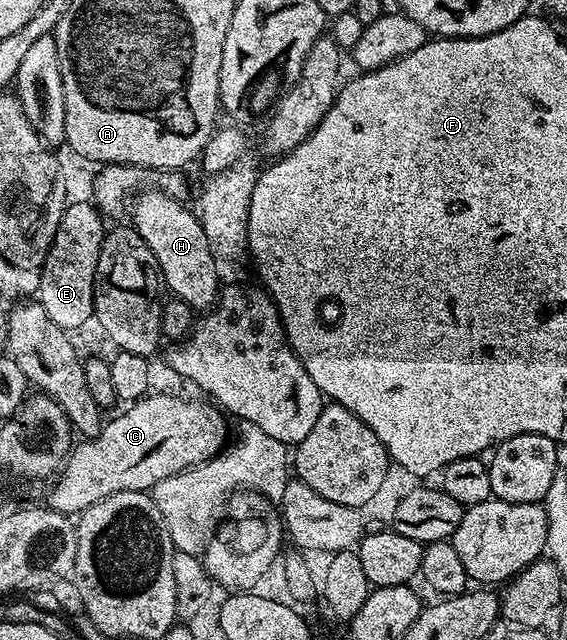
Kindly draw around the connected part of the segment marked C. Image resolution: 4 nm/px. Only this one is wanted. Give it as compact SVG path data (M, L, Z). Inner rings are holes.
M148 392L132 402L124 408L128 410L101 425L97 438L80 440L73 445L64 469L55 479L52 495L46 498L47 505L76 516L106 496L123 490L148 492L158 480L166 480L166 476L209 462L229 441L229 419L211 401L203 401ZM184 438L200 438L200 442L184 442Z

